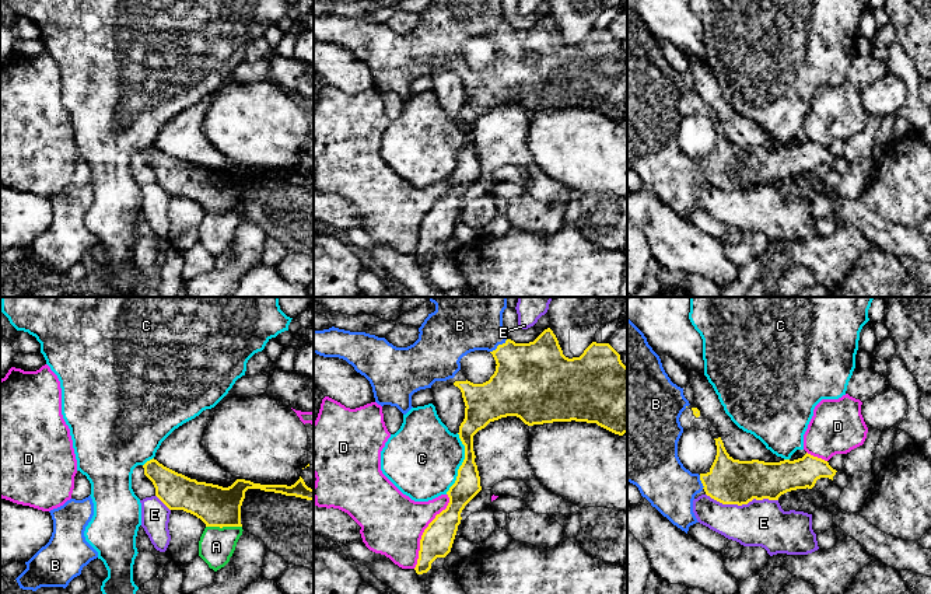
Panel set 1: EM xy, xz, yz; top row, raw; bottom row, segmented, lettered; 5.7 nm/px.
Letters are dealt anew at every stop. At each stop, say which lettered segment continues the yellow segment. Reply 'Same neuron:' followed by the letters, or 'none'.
Same neuron: B

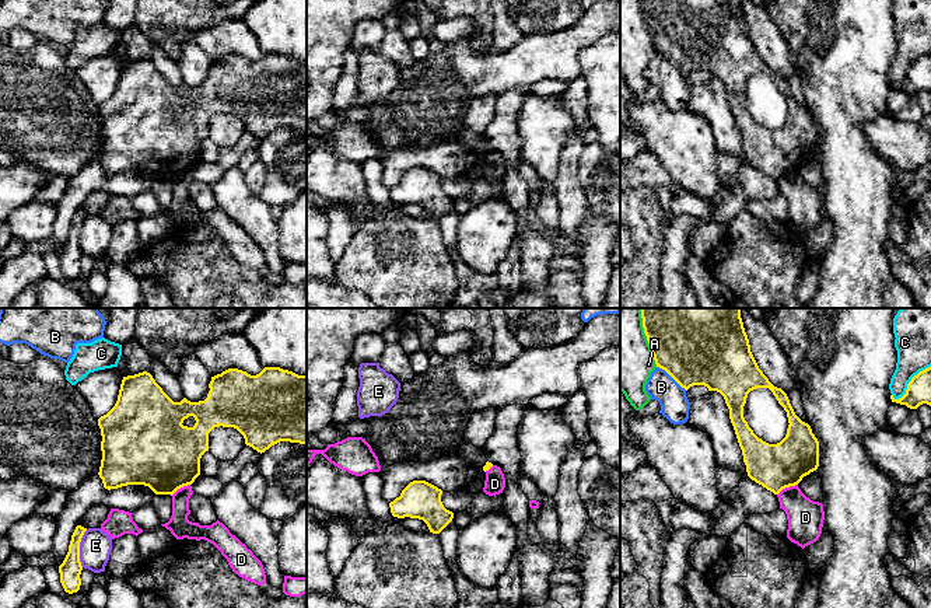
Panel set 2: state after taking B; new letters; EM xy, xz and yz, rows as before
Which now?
Same neuron: none

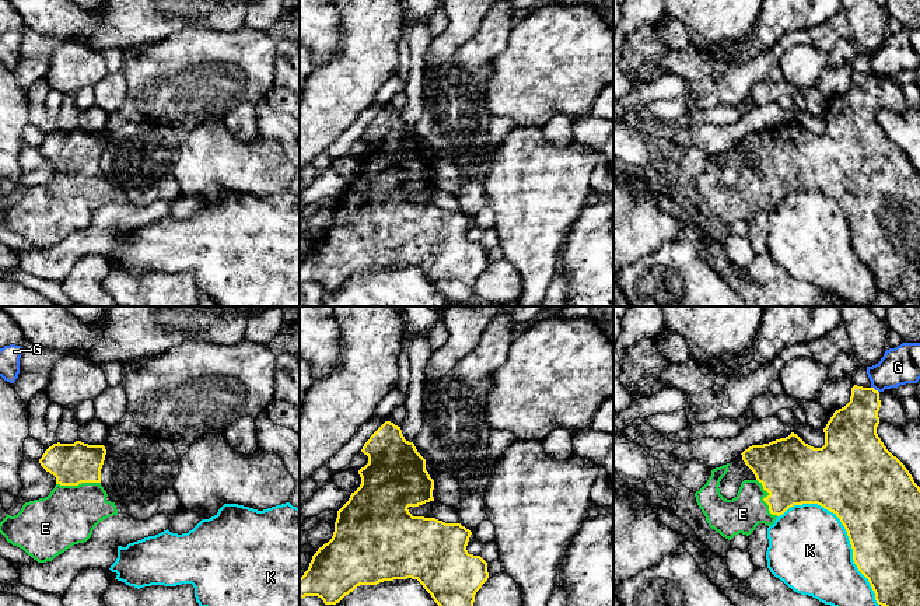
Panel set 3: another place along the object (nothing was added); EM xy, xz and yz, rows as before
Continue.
Same neuron: E

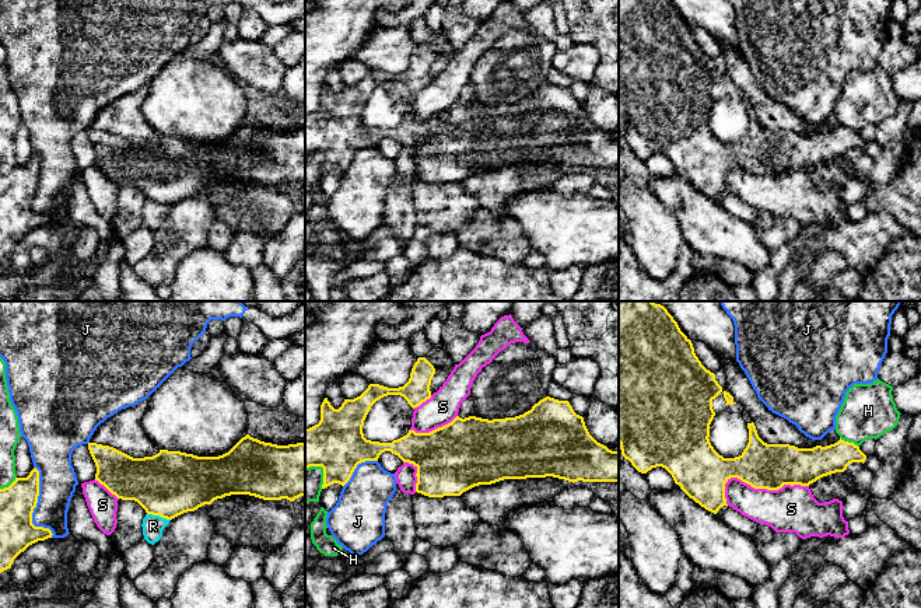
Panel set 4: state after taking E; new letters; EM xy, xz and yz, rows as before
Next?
Same neuron: none

